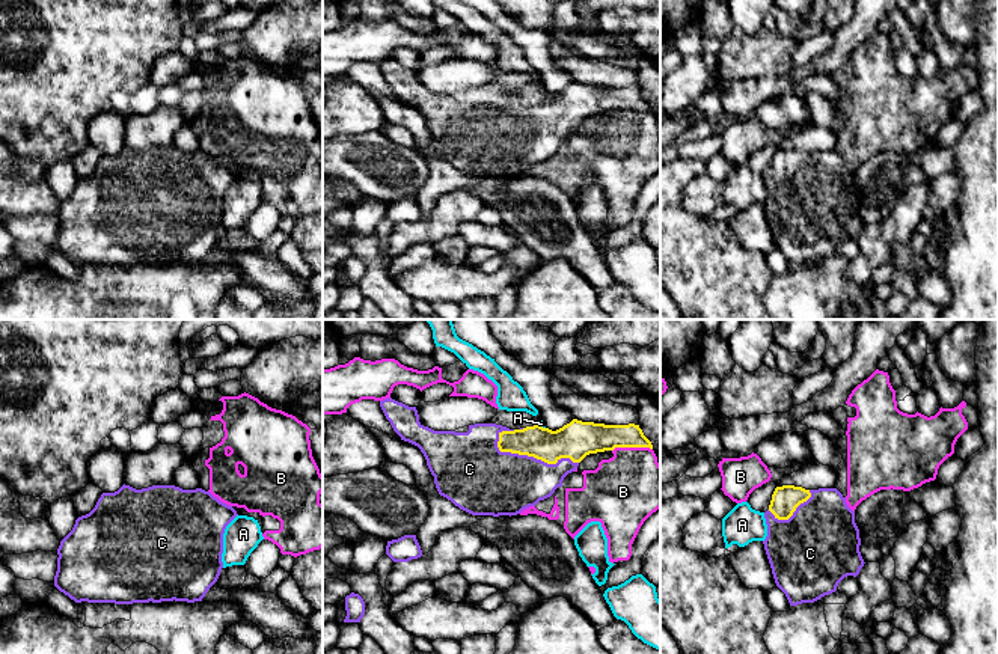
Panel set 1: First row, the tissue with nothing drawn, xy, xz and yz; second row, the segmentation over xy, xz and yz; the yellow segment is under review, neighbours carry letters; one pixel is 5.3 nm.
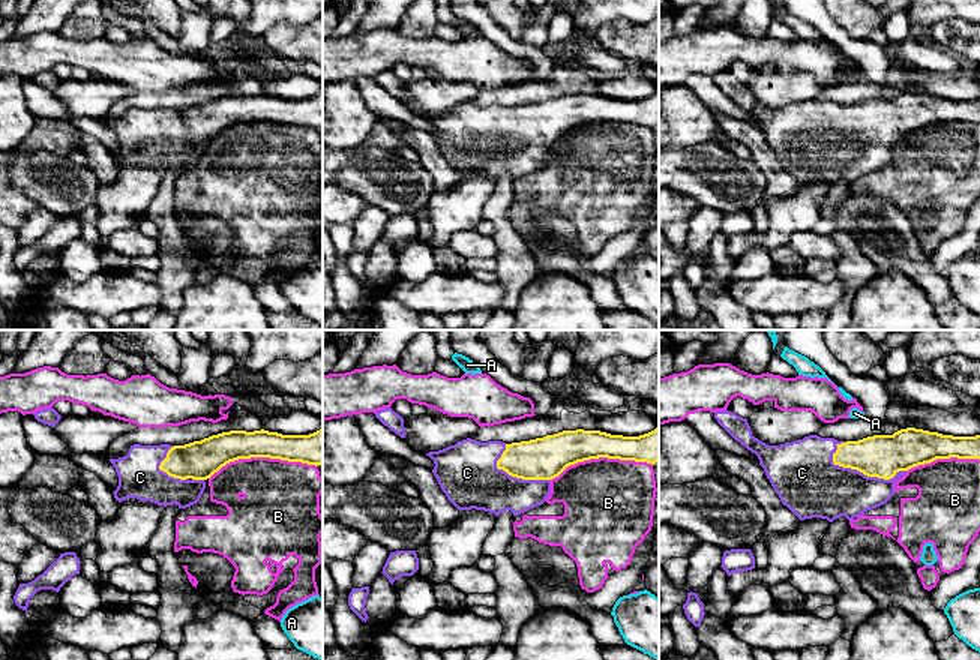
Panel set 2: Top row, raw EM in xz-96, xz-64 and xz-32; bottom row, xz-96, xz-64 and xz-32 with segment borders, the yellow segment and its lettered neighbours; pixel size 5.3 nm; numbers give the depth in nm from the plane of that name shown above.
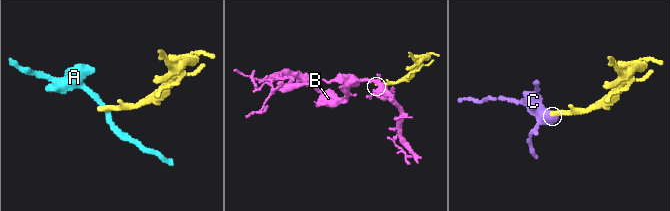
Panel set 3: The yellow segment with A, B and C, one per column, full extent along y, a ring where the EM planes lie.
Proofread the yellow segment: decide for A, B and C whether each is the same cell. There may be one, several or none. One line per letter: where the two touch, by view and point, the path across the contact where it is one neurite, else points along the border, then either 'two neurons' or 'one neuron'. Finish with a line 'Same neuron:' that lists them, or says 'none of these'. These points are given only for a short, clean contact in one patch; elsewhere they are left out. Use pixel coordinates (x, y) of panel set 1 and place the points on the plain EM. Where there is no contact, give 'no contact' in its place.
A: xz (541, 89) | along xz (537, 86), (544, 91) | two neurons
B: xz (632, 109) | two neurons
C: xz (531, 118) | one neuron
Same neuron: C

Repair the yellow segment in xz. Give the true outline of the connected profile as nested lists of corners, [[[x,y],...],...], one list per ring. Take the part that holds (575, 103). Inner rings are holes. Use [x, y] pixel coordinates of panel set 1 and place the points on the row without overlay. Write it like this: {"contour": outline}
{"contour": [[[392,60],[380,63],[380,69],[401,102],[421,112],[439,157],[472,178],[511,179],[535,169],[562,149],[564,140],[589,116],[615,110],[653,112],[651,104],[635,86],[605,87],[573,81],[556,93],[540,87],[510,92],[496,86],[475,86],[469,87],[467,95],[455,95],[424,89],[416,69]]]}

